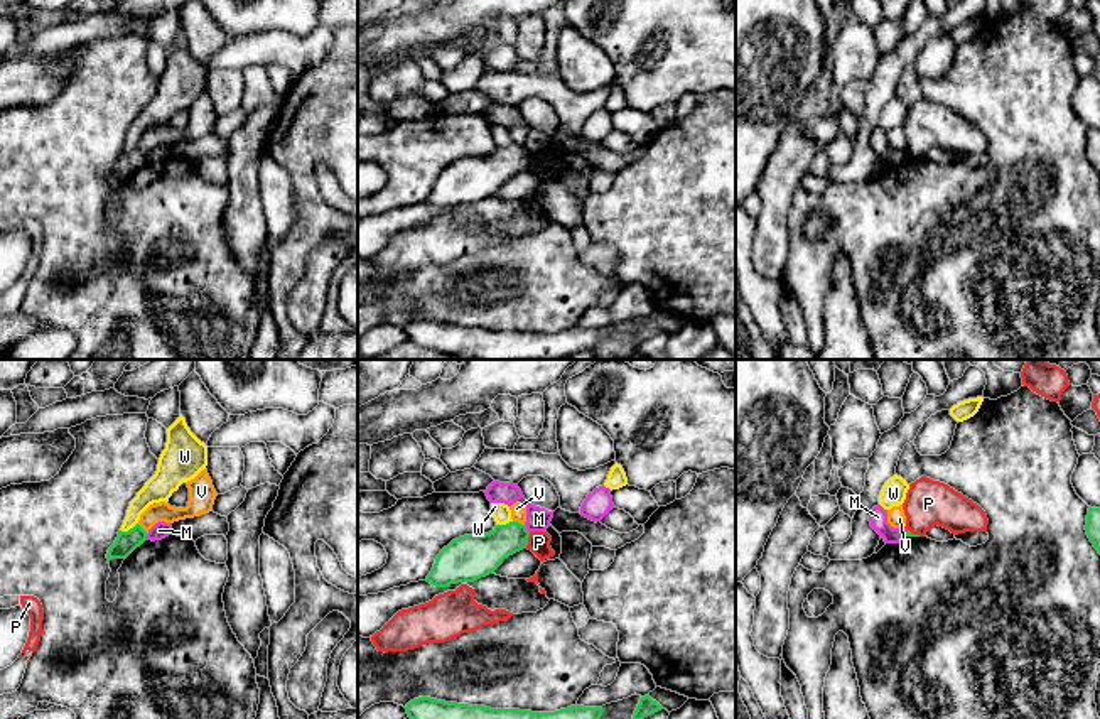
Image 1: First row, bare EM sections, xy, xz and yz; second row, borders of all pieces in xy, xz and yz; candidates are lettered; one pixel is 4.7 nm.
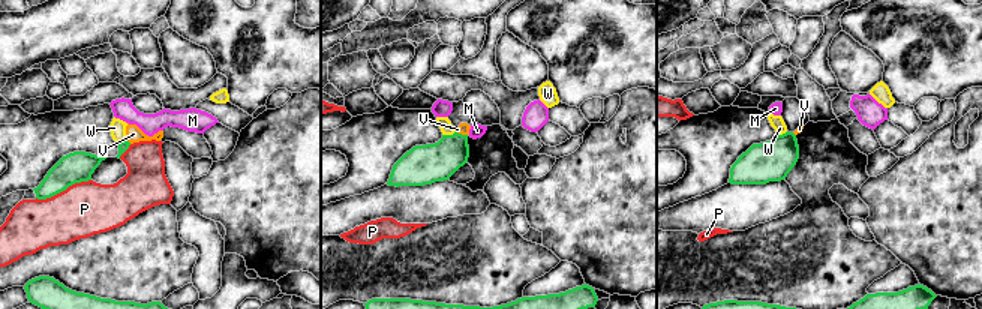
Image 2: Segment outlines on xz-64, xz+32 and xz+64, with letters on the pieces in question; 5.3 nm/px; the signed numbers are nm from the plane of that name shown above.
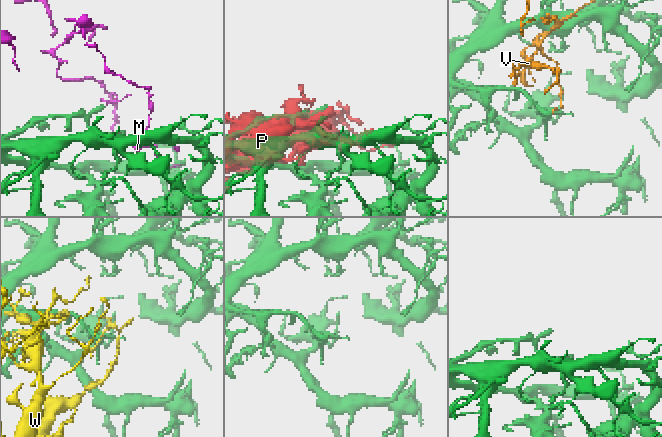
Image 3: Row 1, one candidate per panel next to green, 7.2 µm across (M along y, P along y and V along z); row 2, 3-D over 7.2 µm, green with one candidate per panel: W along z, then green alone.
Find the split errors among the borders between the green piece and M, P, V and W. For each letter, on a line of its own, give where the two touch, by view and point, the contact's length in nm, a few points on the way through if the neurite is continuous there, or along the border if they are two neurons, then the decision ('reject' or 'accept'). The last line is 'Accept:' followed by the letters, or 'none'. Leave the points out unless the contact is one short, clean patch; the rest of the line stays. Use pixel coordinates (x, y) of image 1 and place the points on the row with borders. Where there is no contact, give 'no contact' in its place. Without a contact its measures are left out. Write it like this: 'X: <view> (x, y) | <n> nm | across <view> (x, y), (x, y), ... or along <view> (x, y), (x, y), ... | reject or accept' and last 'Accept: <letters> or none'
M: xz (525, 529) | 50 nm | reject
P: xz (527, 540) | 80 nm | reject
V: xz (517, 522) | 60 nm | along xz (513, 520), (523, 525) | reject
W: xy (130, 529) | 100 nm | reject
Accept: none

